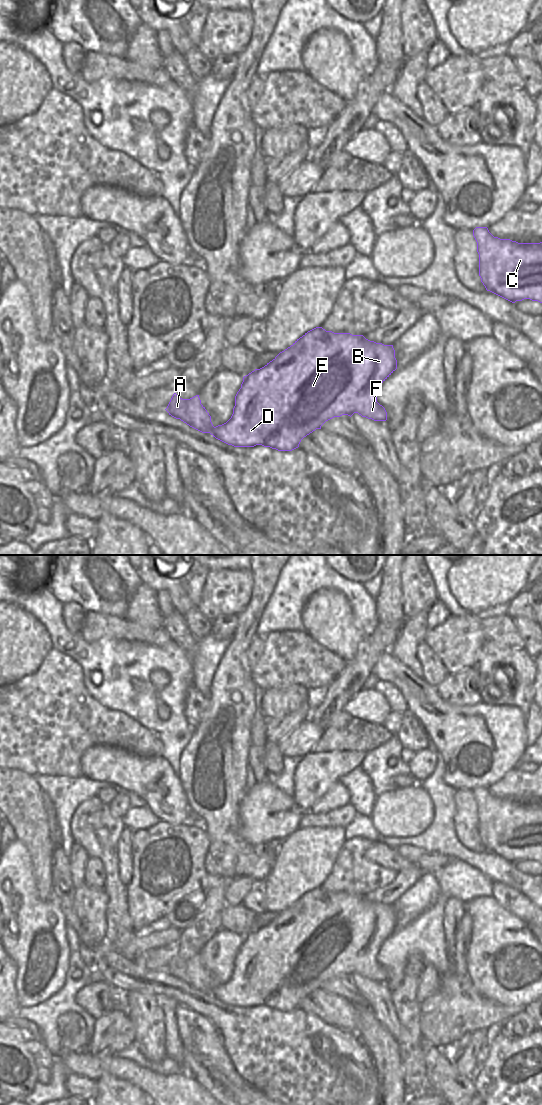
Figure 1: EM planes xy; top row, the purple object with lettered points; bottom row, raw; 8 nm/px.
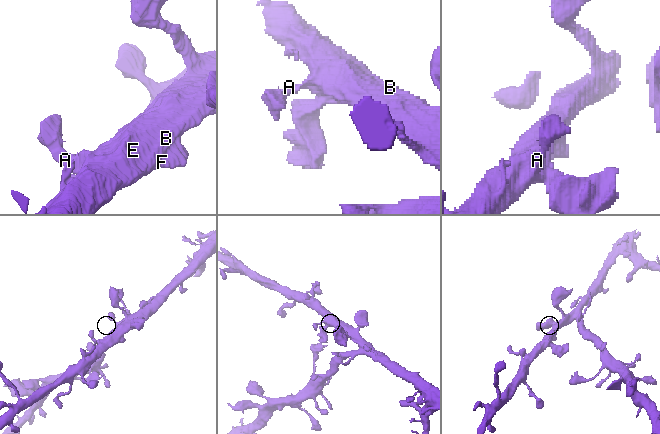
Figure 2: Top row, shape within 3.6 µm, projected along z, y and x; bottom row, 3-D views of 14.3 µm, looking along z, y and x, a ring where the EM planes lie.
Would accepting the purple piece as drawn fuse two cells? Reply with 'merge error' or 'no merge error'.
no merge error

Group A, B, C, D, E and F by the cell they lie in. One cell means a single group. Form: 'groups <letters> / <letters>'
groups A B C D E F

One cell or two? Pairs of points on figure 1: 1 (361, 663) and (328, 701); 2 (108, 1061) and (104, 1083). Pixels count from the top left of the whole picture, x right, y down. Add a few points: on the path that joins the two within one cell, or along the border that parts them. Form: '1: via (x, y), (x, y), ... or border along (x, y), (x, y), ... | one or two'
1: via (355, 672), (337, 692) | one
2: border along (95, 1080), (104, 1075), (111, 1075), (128, 1082) | two

